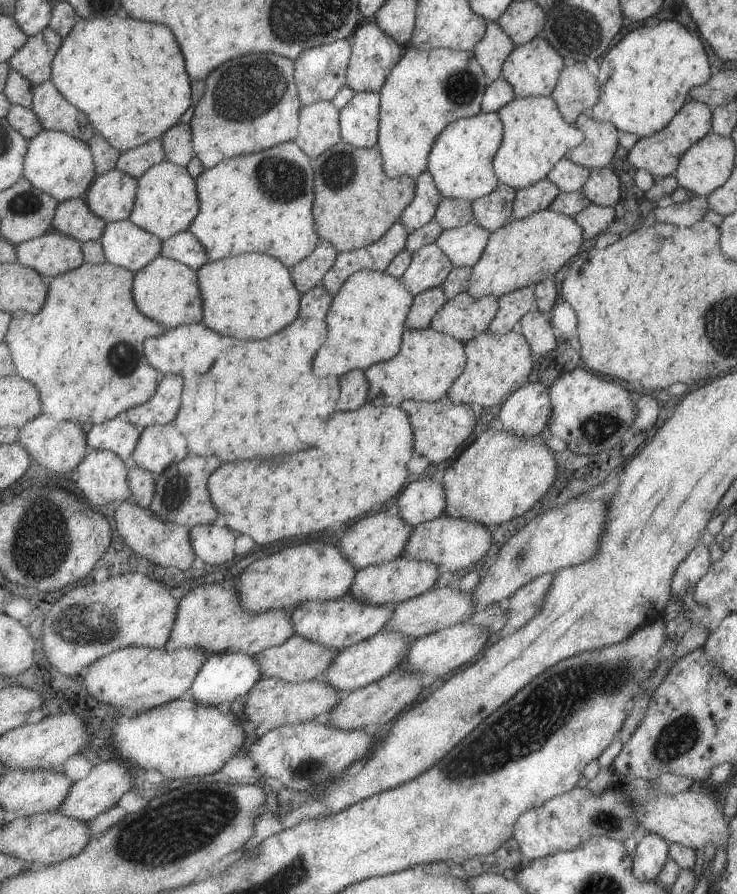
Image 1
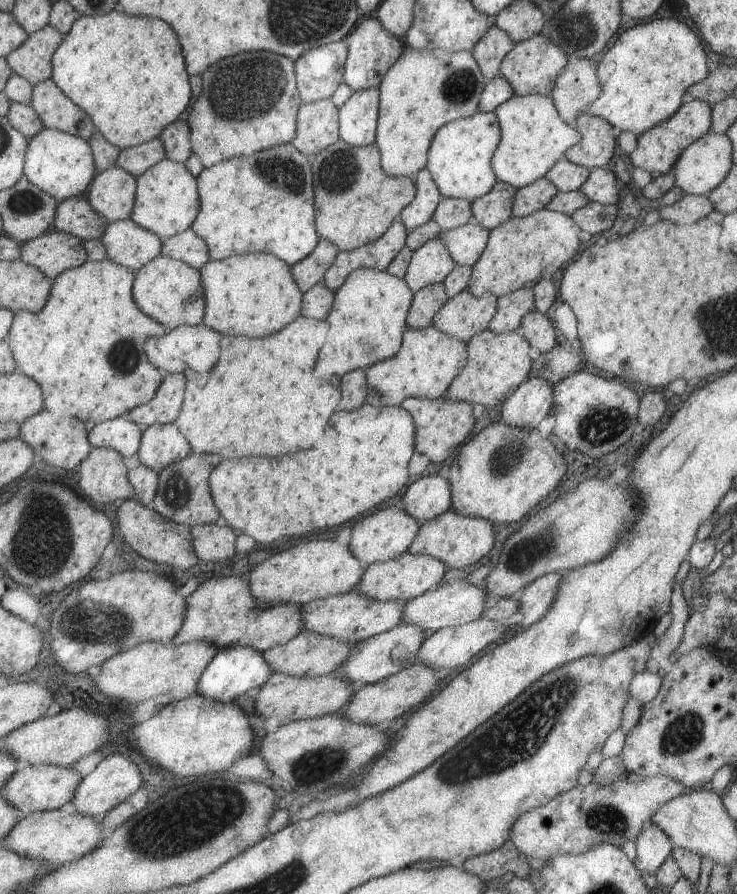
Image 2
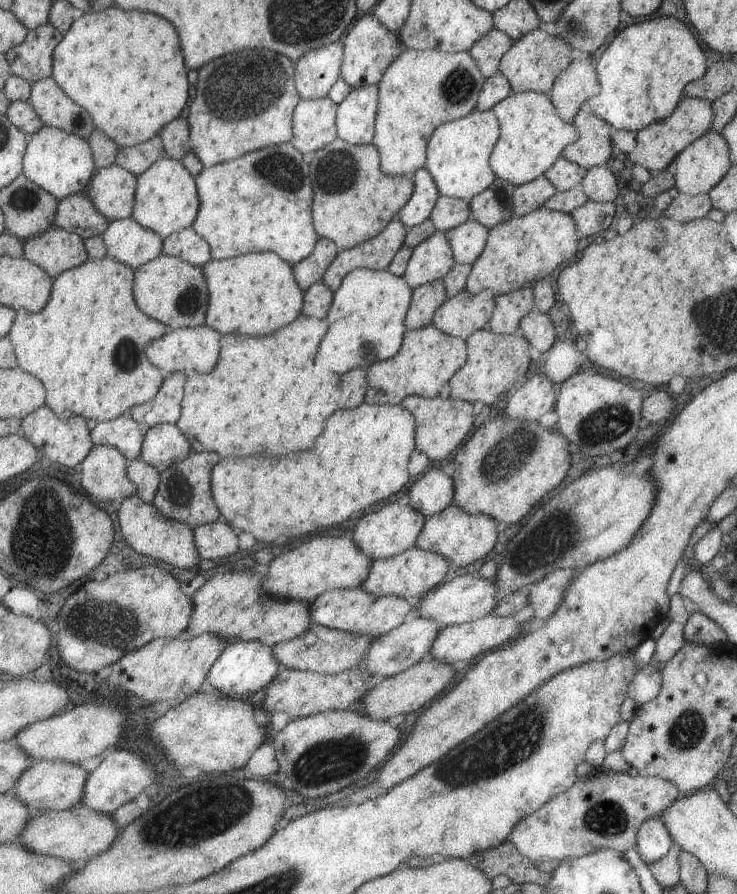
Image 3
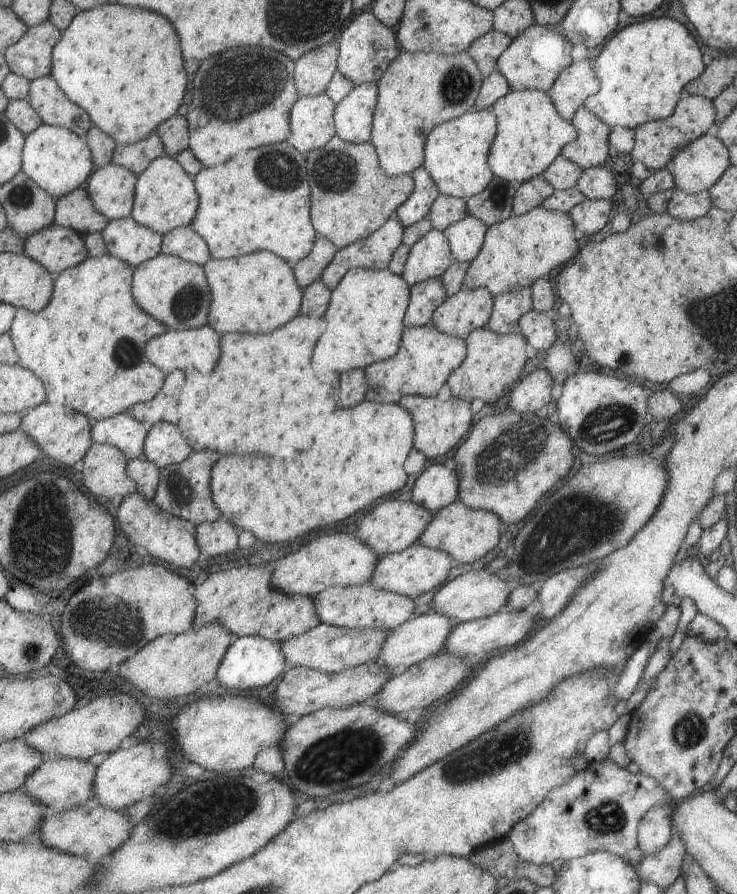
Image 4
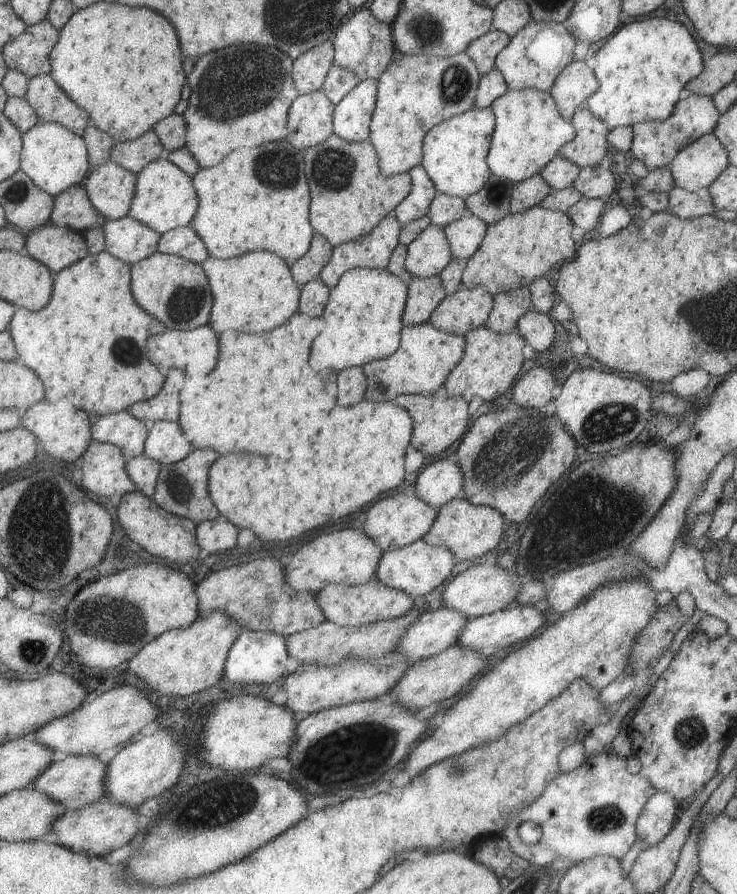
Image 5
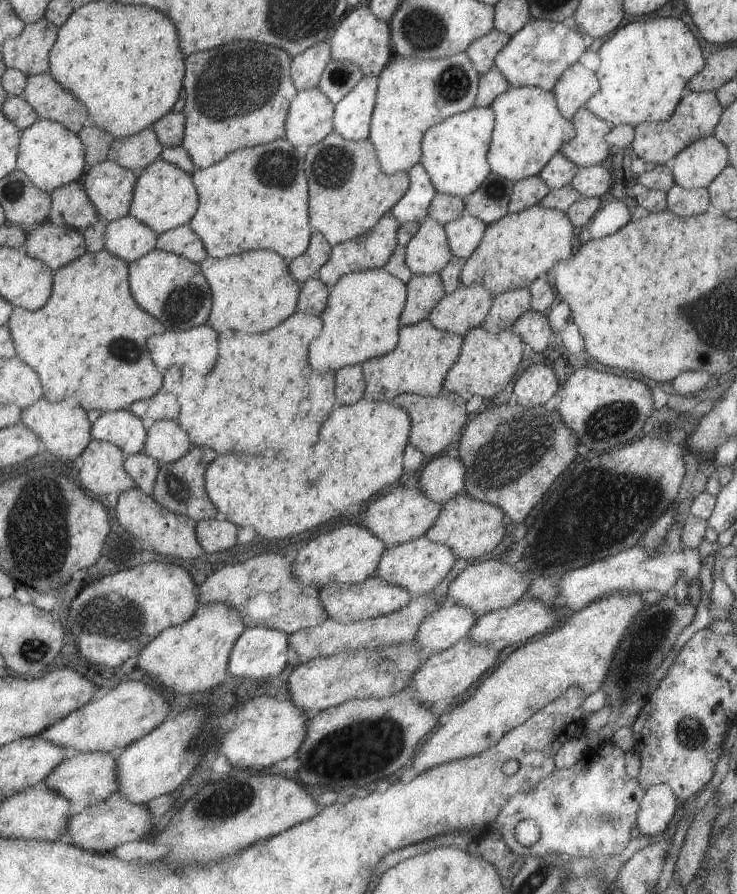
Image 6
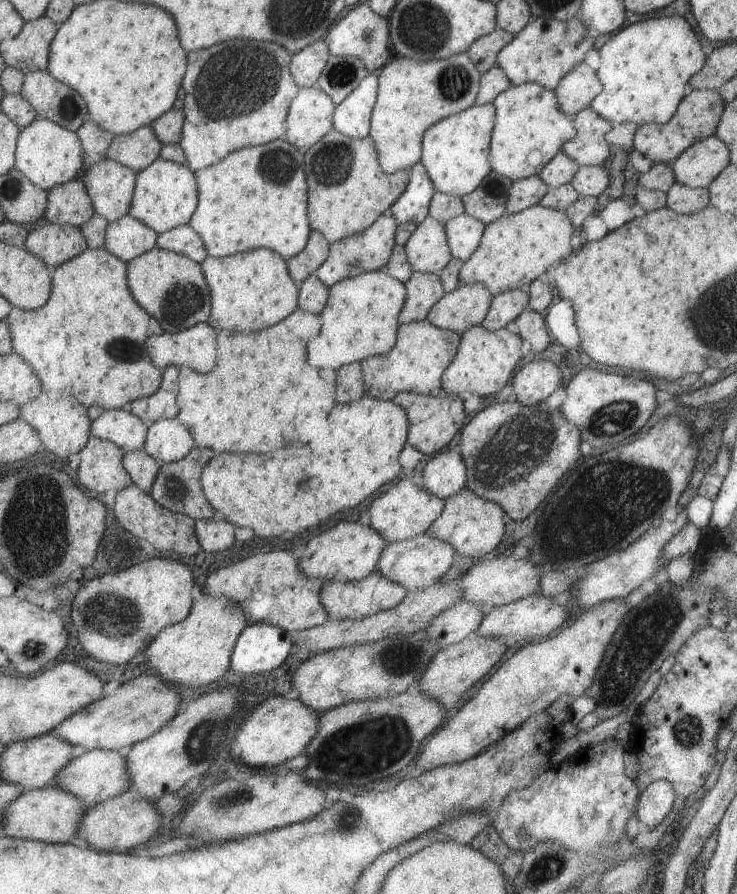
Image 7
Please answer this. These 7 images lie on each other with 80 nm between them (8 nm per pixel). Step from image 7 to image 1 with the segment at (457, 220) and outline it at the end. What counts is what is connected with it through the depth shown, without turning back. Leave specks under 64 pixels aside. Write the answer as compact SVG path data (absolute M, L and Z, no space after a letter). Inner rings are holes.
M474 222L453 229L443 229L435 246L449 258L453 267L472 268L481 257L489 232Z

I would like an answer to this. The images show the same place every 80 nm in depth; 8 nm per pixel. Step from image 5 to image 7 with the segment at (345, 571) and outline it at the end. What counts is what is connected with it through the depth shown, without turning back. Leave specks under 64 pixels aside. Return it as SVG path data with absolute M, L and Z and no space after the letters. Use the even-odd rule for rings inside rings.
M364 520L339 522L307 541L298 554L299 570L309 578L325 581L358 581L376 570L386 540Z

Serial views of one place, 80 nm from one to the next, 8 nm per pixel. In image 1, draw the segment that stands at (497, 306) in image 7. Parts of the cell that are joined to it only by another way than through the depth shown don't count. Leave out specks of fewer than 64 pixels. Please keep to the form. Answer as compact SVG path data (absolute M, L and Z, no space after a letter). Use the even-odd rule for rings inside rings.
M530 285L499 297L497 313L487 331L497 335L510 332L528 311L534 309L533 288L534 286Z

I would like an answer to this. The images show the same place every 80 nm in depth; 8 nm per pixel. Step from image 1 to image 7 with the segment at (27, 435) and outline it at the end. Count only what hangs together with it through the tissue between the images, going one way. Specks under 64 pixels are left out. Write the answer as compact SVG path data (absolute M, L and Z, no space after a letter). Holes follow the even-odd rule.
M41 391L37 398L20 406L20 416L33 430L36 430L42 448L45 448L57 458L65 458L71 454L77 454L90 437L90 424L87 417L86 406L75 400L73 395L65 395L57 400L49 400L48 396Z

